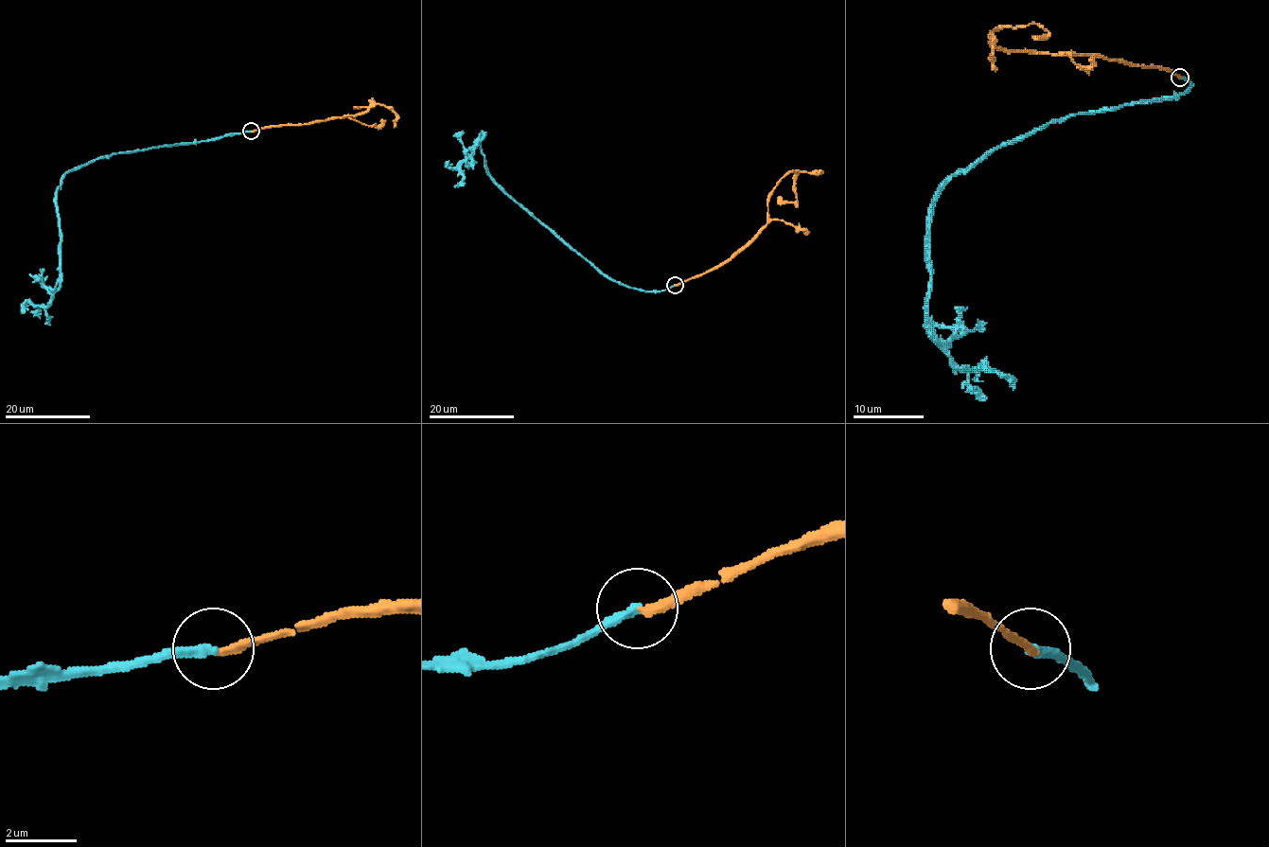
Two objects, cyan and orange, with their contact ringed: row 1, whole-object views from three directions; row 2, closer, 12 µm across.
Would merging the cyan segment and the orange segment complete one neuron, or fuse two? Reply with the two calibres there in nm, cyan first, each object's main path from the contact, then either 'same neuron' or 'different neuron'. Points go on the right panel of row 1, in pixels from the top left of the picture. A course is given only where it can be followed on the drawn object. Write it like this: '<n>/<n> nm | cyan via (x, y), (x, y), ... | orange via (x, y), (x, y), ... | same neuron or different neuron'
240/220 nm | cyan via (1179, 77), (1181, 95), (1071, 114), (996, 148), (935, 202), (928, 333), (1013, 390) | orange via (1179, 77), (1077, 54), (1004, 52), (992, 43), (992, 34), (1004, 27), (1039, 24), (1048, 32), (1034, 36) | different neuron

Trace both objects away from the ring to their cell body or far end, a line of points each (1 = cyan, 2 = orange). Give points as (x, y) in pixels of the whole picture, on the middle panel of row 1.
1: (675, 285), (643, 291), (600, 273), (490, 175), (481, 149), (484, 133), (461, 166), (464, 185)
2: (676, 285), (701, 276), (734, 256), (766, 223), (768, 197), (781, 180), (793, 172), (797, 206), (778, 198)

